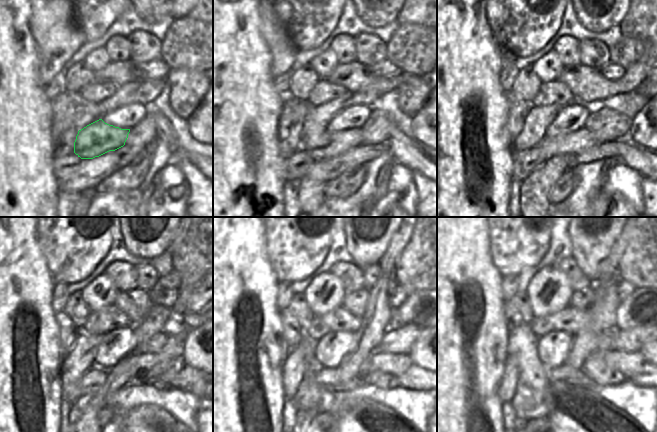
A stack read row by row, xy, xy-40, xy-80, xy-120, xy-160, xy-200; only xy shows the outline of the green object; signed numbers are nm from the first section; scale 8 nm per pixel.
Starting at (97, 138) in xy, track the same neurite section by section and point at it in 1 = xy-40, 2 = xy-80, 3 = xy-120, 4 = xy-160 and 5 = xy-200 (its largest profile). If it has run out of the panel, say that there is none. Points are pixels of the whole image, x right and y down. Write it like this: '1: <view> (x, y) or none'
1: xy-40 (327, 144)
2: xy-80 (573, 143)
3: xy-120 (136, 368)
4: xy-160 (397, 364)
5: xy-200 (629, 364)

